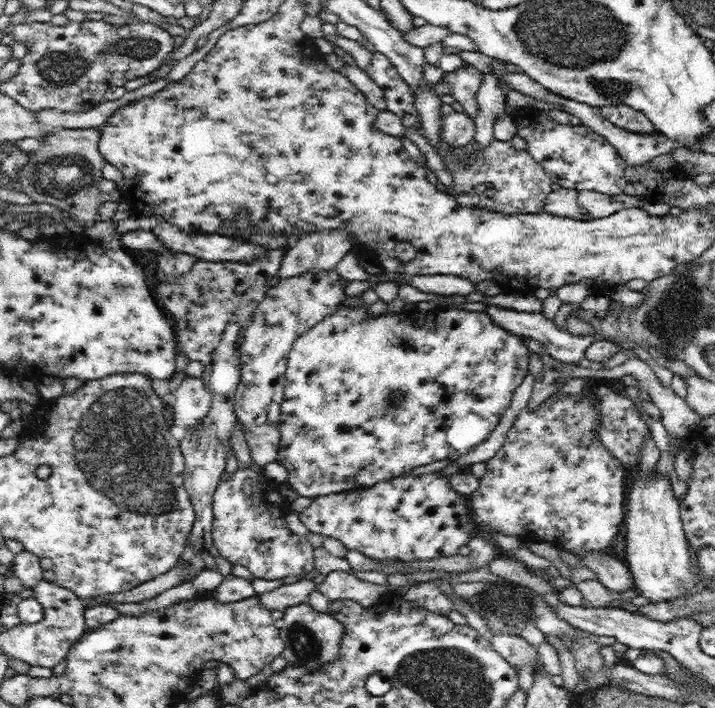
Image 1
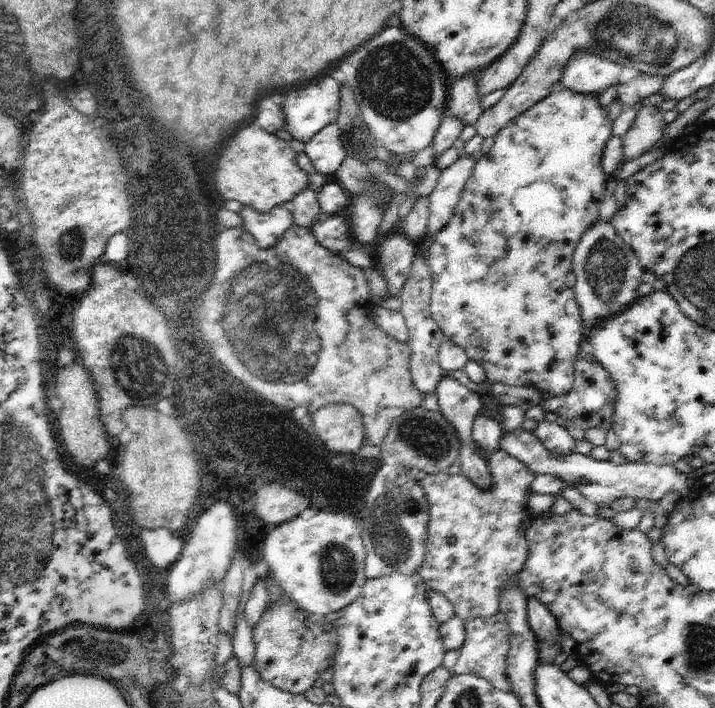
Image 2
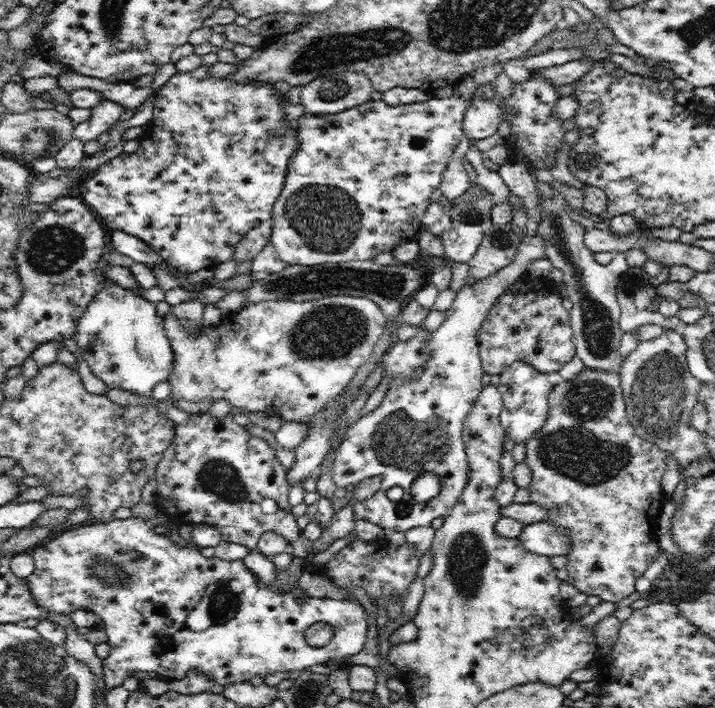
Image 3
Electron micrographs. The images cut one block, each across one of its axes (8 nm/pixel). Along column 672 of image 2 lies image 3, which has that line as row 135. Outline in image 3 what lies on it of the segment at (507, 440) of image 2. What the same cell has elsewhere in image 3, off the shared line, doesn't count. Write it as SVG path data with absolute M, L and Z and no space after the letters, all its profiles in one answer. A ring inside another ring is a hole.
M494 94L492 100L476 96L464 116L462 136L466 136L470 142L494 136L500 122L504 122L500 114L500 100L502 98L498 94Z

